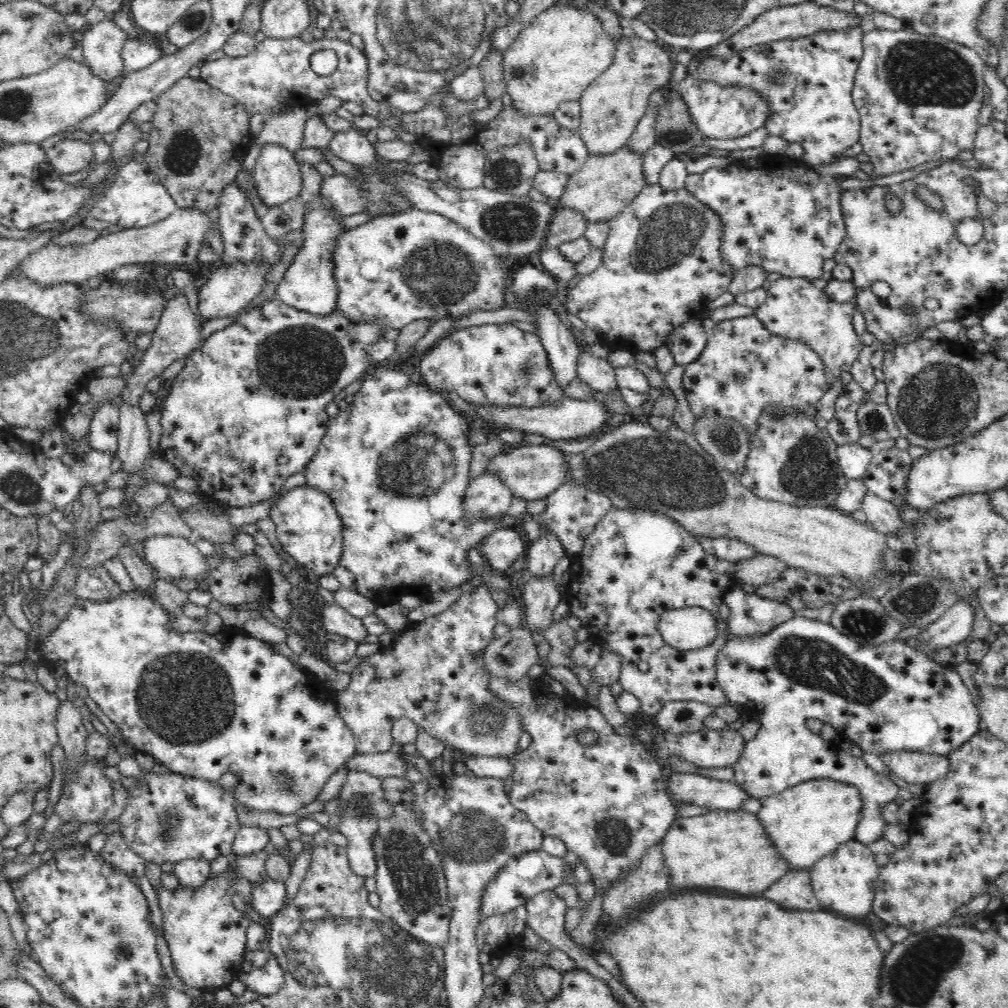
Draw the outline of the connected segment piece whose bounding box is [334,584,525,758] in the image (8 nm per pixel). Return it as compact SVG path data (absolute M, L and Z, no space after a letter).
M477 584L474 594L462 593L460 597L458 597L458 601L454 602L454 604L452 604L448 610L442 612L442 614L430 616L429 618L426 618L426 620L422 620L422 622L412 622L408 624L403 630L396 633L396 635L399 635L397 640L392 640L389 646L381 647L379 652L364 658L362 663L354 667L351 672L351 681L348 687L345 690L336 693L334 701L336 703L336 709L340 712L348 729L352 730L357 752L362 754L372 754L390 751L392 745L395 743L392 734L394 722L400 720L400 718L408 718L416 723L419 726L419 729L424 730L430 736L436 738L436 740L440 740L444 746L449 746L452 750L456 749L456 751L462 751L471 756L476 755L492 758L508 758L512 755L516 755L520 750L520 748L518 748L518 741L520 740L522 733L525 732L524 725L522 725L522 715L520 715L520 711L518 711L518 707L515 706L515 704L511 704L511 702L499 698L499 696L496 696L489 690L492 674L487 671L487 668L485 667L486 663L484 663L486 648L496 640L494 631L498 624L498 621L496 621L498 612L499 609L498 606L496 606L496 602L493 600L493 596L487 592L487 588L483 588Z

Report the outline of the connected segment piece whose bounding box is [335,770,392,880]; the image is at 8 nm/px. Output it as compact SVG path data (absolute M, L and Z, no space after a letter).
M350 770L346 782L340 791L342 801L341 823L335 829L337 833L347 836L347 858L354 874L362 879L375 876L377 870L376 856L372 848L372 838L378 830L378 818L390 818L392 807L384 801L384 789L376 775L368 774L363 770Z

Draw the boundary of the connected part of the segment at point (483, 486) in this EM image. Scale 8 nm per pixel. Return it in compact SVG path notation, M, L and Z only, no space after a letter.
M491 471L472 478L463 500L465 512L471 518L506 516L515 496L509 486Z

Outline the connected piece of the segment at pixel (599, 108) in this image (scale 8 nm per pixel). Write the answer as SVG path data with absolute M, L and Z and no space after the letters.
M622 16L622 36L616 41L612 64L588 86L580 102L582 124L580 137L589 154L610 154L628 145L640 120L645 116L650 94L656 88L669 85L674 67L668 48L661 48L634 33L630 21Z

